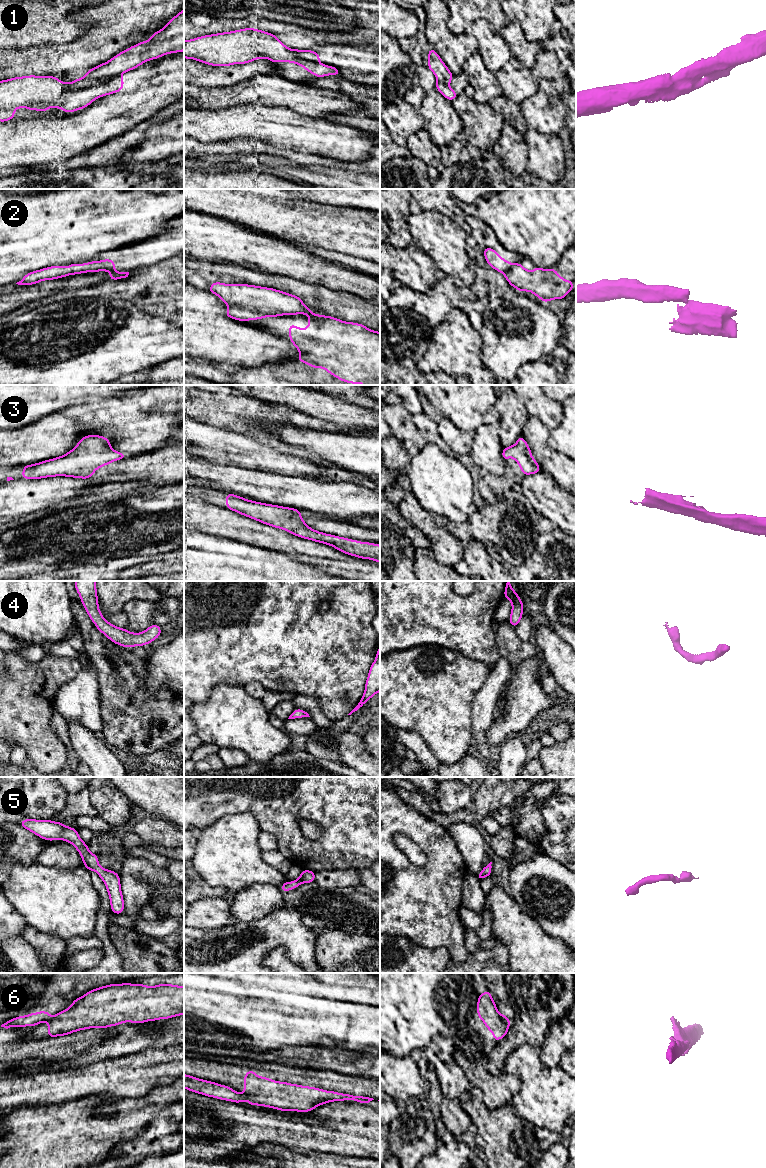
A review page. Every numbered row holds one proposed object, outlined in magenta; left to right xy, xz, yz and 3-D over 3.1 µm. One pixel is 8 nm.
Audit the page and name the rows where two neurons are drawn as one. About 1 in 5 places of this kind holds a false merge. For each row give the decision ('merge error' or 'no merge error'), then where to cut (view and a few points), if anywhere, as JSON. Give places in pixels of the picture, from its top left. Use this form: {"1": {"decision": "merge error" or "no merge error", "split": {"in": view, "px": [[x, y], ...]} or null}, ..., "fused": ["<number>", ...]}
{"1": {"decision": "no merge error", "split": null}, "2": {"decision": "merge error", "split": {"in": "yz", "px": [[513, 265], [504, 273]]}}, "3": {"decision": "no merge error", "split": null}, "4": {"decision": "no merge error", "split": null}, "5": {"decision": "no merge error", "split": null}, "6": {"decision": "merge error", "split": {"in": "xz", "px": [[243, 1094], [247, 1098]]}}, "fused": ["2", "6"]}

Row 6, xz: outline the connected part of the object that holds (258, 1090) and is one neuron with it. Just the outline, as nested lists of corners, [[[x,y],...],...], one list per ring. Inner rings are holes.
[[[250,1070],[244,1075],[244,1095],[252,1106],[261,1105],[281,1111],[298,1112],[312,1111],[319,1105],[333,1101],[353,1100],[367,1104],[374,1100],[364,1096],[279,1082],[257,1076],[254,1070]]]

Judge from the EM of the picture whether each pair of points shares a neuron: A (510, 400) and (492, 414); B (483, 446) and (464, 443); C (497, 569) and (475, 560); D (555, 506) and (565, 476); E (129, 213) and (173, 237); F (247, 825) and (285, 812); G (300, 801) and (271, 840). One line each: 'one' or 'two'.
A: two
B: two
C: one
D: two
E: two
F: two
G: two

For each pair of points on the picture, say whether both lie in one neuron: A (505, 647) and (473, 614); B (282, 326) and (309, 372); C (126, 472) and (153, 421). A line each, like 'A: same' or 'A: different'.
A: different
B: same
C: different

